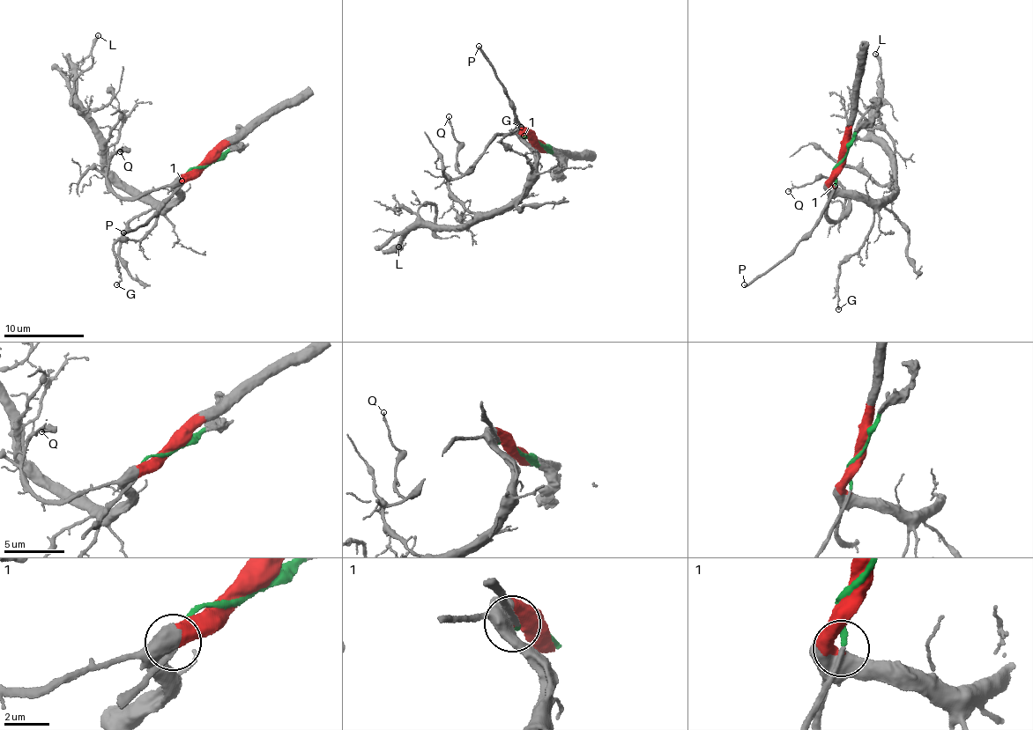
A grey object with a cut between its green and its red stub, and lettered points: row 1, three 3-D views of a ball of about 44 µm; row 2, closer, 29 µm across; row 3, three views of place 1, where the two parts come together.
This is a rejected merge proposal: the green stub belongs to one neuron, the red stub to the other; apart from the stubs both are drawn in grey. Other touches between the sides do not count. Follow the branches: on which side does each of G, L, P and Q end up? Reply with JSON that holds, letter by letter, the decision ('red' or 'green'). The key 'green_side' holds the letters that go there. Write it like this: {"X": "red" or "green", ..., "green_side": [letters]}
{"G": "red", "L": "red", "P": "green", "Q": "red", "green_side": ["P"]}

